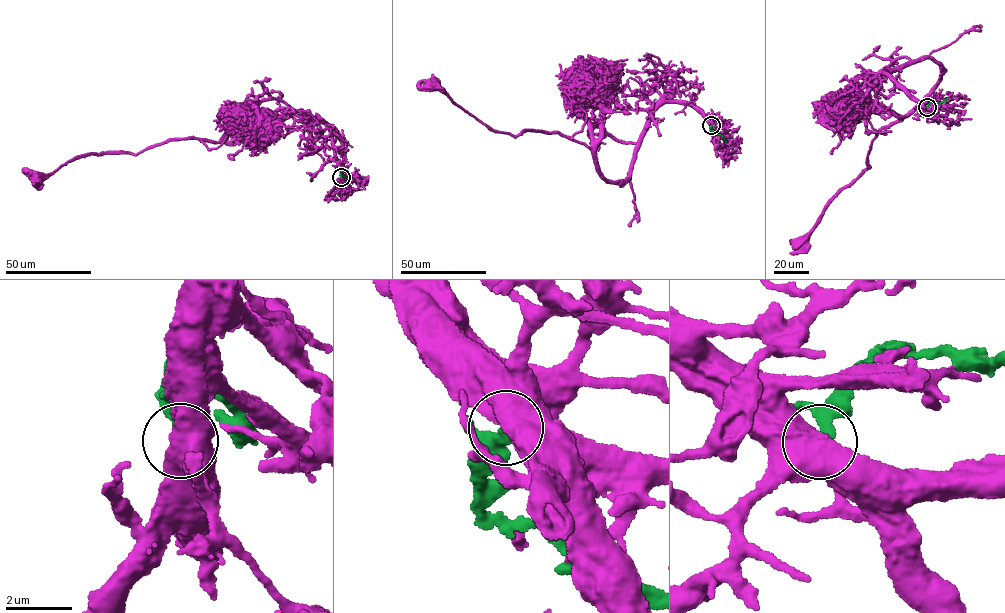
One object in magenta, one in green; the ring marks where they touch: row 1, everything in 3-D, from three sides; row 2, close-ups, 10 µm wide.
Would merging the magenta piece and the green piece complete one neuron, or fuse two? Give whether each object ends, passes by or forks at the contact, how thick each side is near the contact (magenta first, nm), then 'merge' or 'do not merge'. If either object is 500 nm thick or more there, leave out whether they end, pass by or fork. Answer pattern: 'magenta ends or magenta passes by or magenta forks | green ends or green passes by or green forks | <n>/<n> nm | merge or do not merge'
850/320 nm | do not merge

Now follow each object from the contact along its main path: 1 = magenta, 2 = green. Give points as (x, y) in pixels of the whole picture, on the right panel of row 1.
1: (926, 107), (884, 72), (927, 58), (942, 74), (926, 97), (877, 132), (869, 167), (831, 199), (798, 245)
2: (926, 107), (930, 102), (942, 102), (948, 98)

